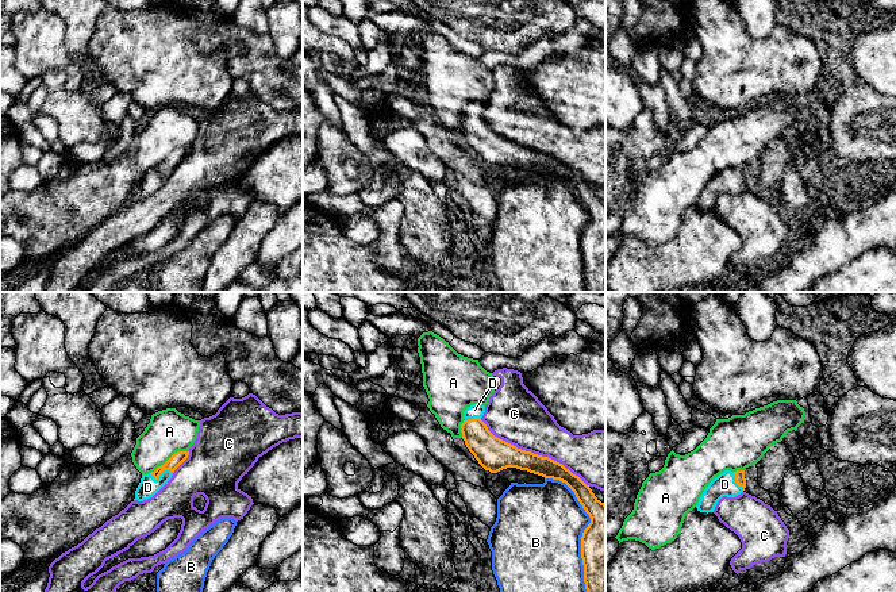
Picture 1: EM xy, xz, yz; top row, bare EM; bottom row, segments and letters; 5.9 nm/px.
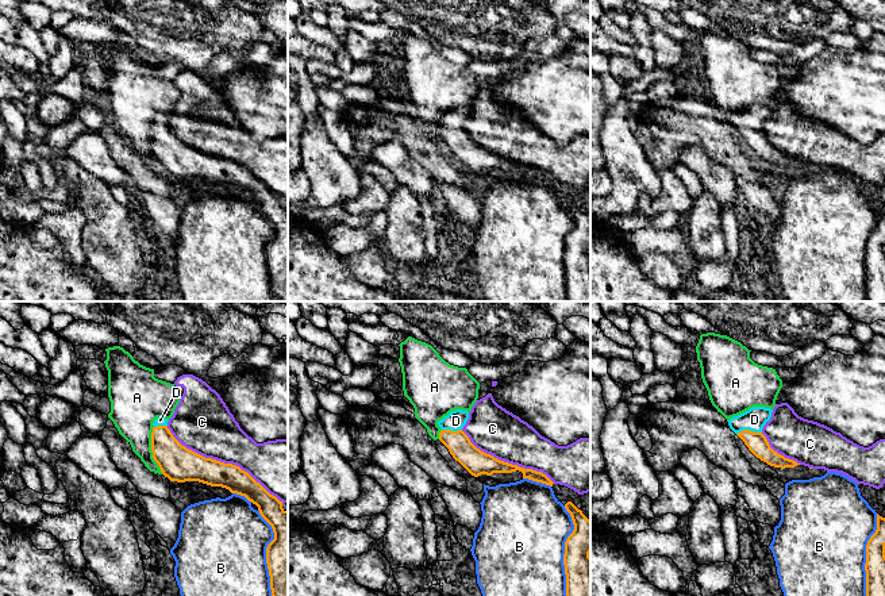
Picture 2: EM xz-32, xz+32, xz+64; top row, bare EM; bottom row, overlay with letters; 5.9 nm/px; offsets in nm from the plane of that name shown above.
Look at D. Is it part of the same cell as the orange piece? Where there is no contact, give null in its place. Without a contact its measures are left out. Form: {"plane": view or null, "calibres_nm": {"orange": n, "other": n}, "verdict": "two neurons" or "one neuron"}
{"plane": "xy", "calibres_nm": {"orange": 80, "other": 120}, "verdict": "one neuron"}

